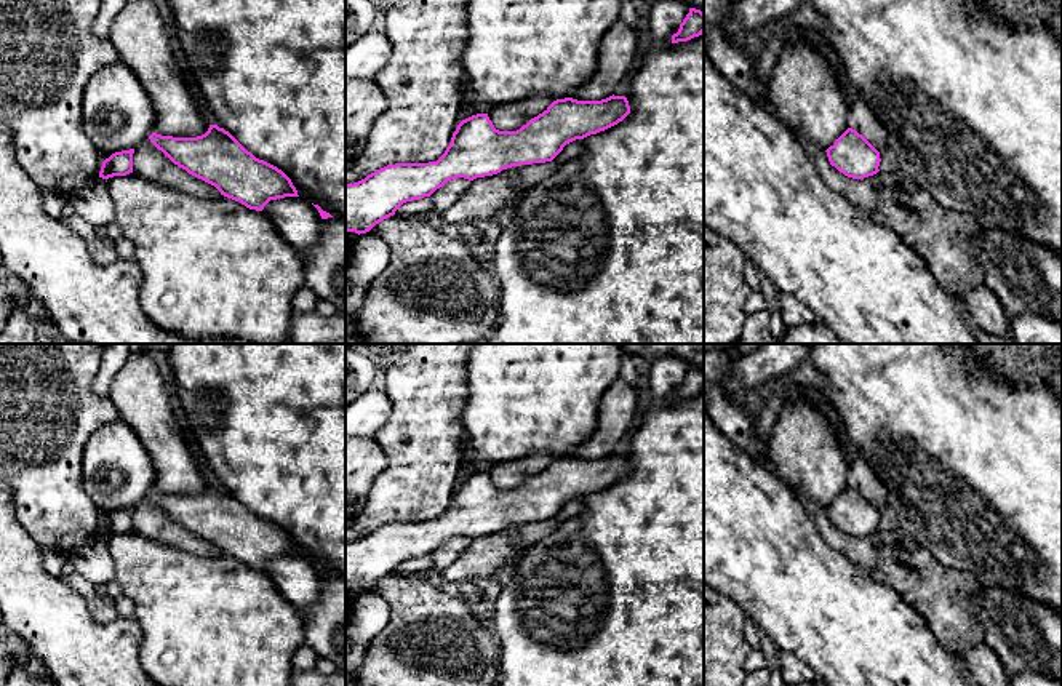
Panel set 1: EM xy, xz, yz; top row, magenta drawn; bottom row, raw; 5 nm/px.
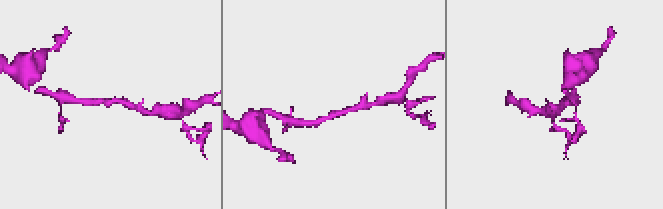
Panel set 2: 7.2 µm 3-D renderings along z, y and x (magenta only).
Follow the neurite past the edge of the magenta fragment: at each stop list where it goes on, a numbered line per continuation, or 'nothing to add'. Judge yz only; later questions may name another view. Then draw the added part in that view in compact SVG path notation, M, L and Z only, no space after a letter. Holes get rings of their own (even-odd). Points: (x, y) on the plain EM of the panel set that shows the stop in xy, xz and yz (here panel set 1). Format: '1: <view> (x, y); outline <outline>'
nothing to add

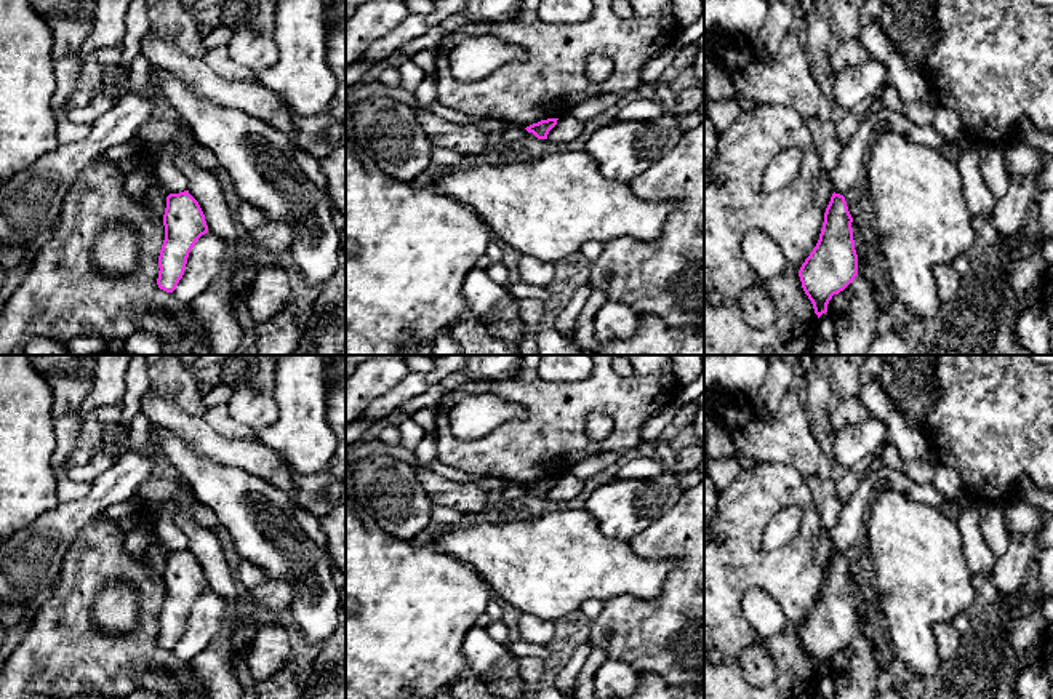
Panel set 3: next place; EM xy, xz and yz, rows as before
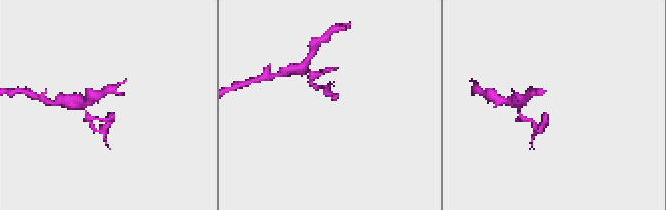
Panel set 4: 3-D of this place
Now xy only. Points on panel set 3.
nothing to add

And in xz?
nothing to add

